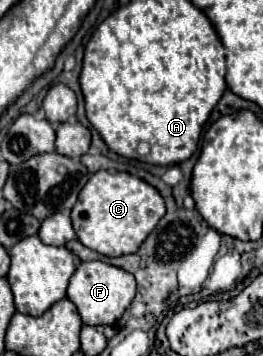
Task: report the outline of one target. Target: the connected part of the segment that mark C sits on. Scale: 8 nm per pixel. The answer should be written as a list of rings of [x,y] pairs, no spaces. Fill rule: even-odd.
[[[98,171],[80,191],[80,197],[72,207],[70,217],[76,237],[84,247],[106,257],[120,257],[136,253],[148,233],[164,217],[164,213],[164,199],[154,187],[150,187],[142,179],[132,177],[130,173]]]

